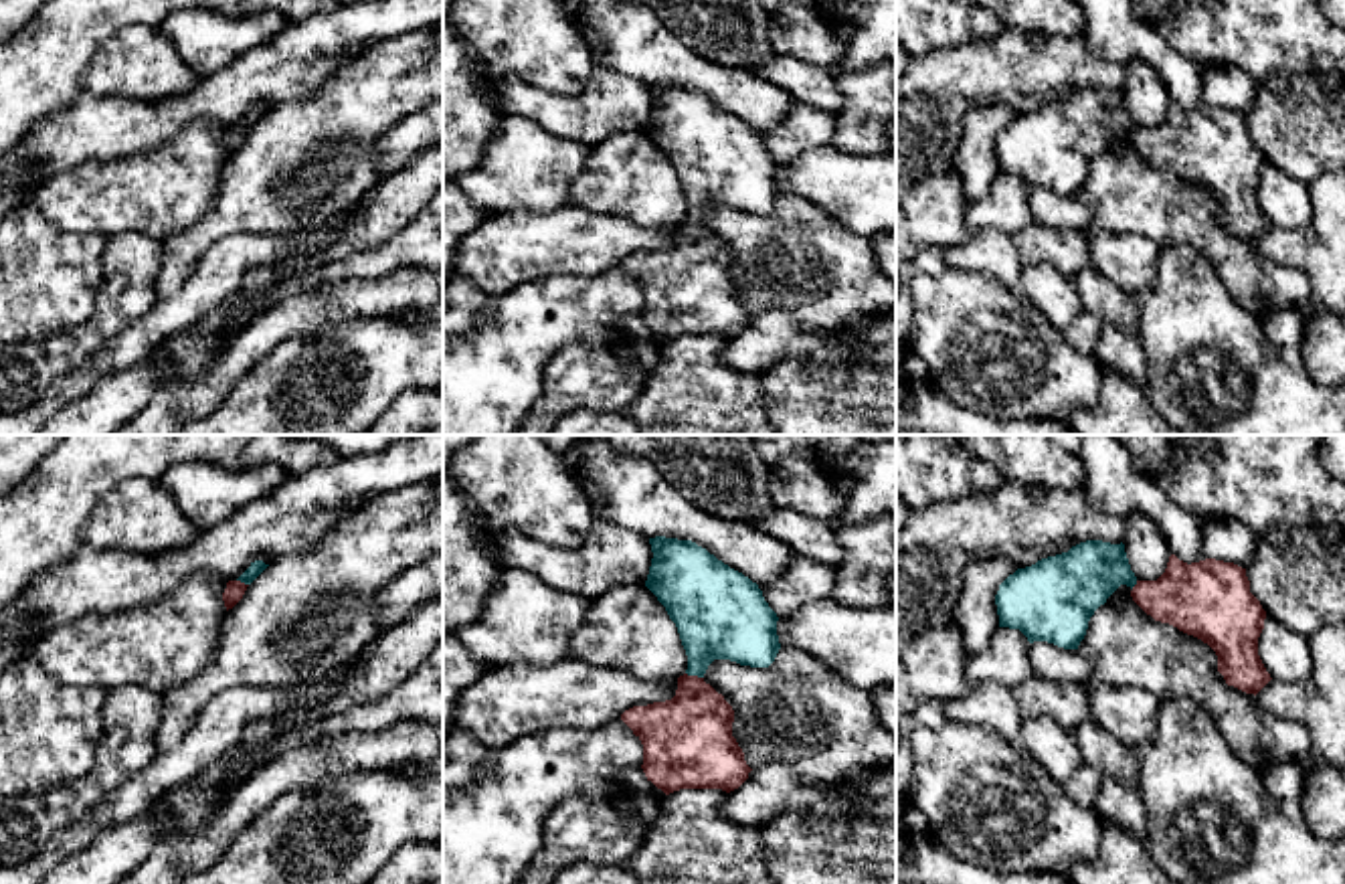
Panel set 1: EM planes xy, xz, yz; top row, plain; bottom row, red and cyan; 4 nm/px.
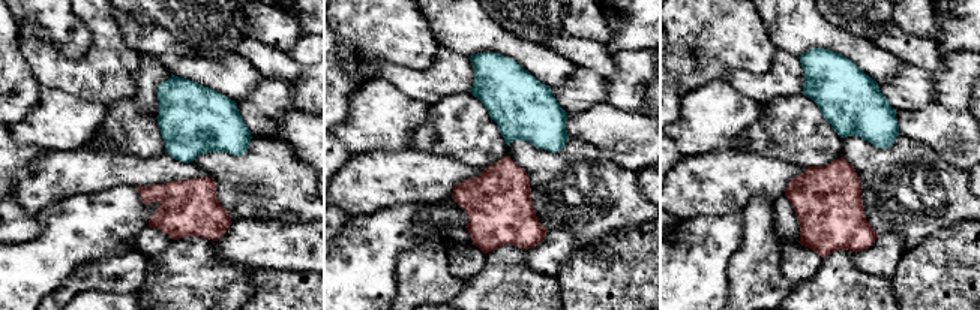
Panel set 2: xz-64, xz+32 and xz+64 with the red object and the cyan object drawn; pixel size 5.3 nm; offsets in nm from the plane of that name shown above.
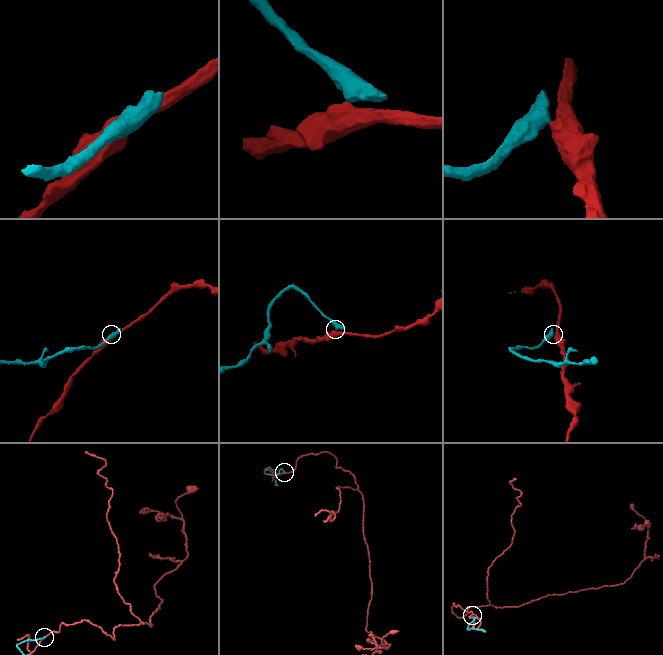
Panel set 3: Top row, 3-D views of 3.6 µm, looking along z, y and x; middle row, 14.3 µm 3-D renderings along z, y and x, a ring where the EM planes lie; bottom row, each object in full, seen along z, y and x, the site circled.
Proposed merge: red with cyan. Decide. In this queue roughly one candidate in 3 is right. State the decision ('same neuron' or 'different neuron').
different neuron

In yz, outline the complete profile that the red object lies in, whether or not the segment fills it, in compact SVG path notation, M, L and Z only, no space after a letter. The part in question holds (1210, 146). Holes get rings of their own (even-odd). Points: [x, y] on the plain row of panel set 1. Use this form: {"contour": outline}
{"contour": "M1171 101L1165 119L1157 127L1137 127L1131 144L1155 168L1207 190L1218 202L1218 218L1228 233L1256 243L1272 227L1258 202L1266 158L1250 140L1246 115L1216 105L1187 111Z"}

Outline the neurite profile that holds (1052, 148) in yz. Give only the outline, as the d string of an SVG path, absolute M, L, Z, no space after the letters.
M1080 89L1017 115L999 131L999 174L1019 176L1029 190L1078 196L1090 164L1120 131L1137 131L1125 91Z

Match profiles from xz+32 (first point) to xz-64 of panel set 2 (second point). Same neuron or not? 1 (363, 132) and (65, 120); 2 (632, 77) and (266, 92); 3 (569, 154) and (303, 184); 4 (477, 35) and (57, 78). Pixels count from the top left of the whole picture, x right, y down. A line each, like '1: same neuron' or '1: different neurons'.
1: same neuron
2: different neurons
3: same neuron
4: different neurons

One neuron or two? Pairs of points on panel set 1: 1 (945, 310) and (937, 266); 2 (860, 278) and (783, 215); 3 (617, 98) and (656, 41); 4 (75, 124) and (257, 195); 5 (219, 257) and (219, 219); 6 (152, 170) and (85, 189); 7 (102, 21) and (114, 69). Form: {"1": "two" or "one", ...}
{"1": "two", "2": "one", "3": "two", "4": "two", "5": "two", "6": "one", "7": "two"}

